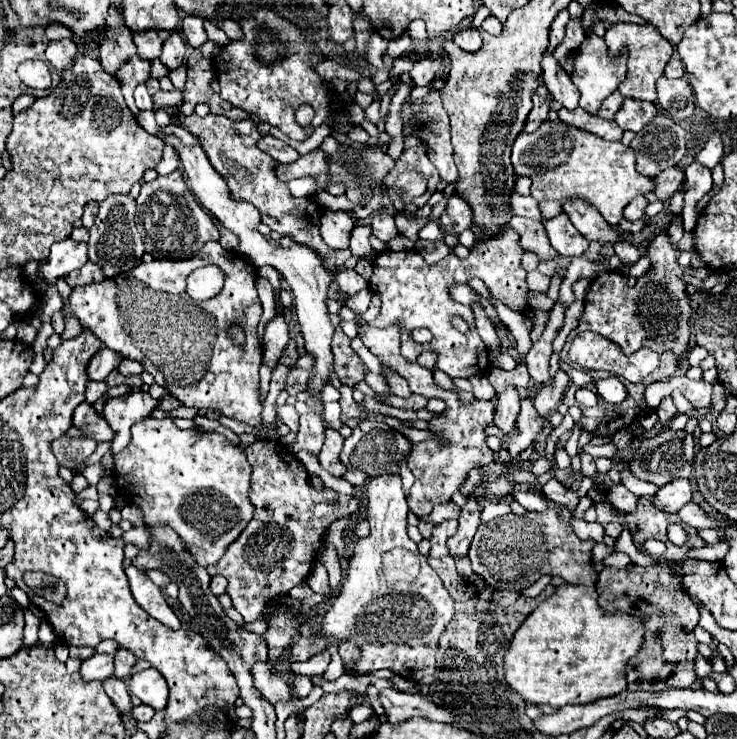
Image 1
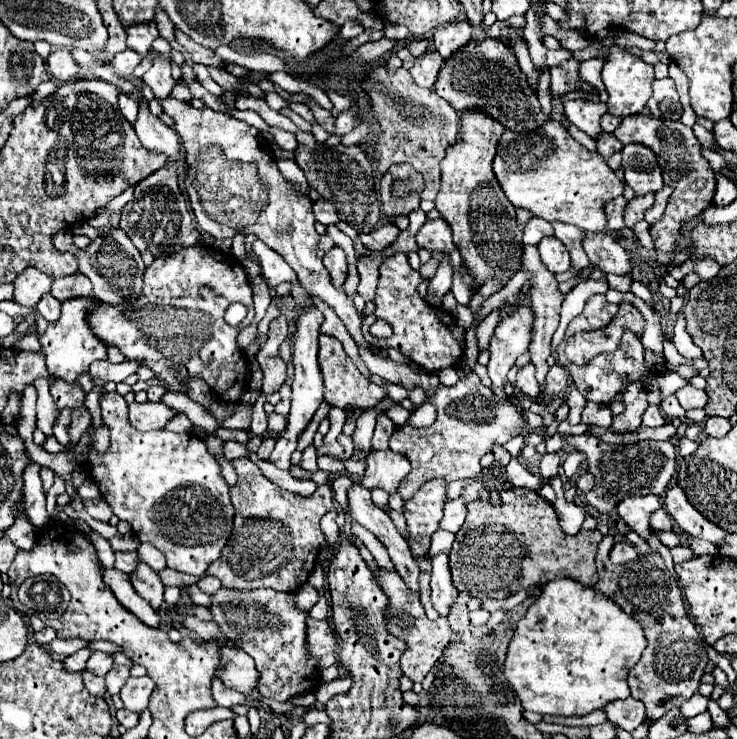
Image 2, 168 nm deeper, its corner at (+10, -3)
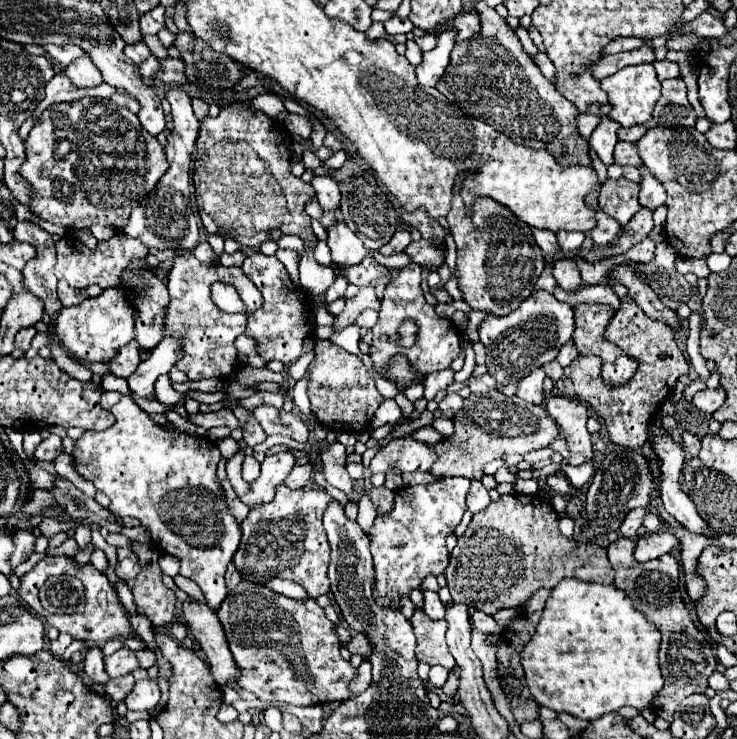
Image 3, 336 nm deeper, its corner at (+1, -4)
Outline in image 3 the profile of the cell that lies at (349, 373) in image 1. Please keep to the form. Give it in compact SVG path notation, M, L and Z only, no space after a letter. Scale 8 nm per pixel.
M320 340L316 344L316 358L310 364L308 398L312 412L324 428L340 432L362 432L374 418L376 408L382 404L382 396L376 390L374 378L356 356L348 354L344 348L332 344L330 340Z

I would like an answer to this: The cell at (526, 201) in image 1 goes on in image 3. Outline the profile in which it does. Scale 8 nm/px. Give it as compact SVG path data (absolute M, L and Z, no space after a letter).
M558 230L558 232L556 232L556 238L558 238L558 244L560 244L562 250L574 250L574 248L580 248L582 242L584 242L584 234L580 234L580 232Z

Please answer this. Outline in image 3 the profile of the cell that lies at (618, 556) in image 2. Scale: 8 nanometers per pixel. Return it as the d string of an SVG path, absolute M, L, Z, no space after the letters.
M654 532L638 538L634 558L638 558L638 562L648 562L670 552L674 546L678 546L676 536L672 536L670 532Z

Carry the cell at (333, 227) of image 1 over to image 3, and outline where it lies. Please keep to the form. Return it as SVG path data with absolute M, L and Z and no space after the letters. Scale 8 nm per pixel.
M316 176L312 180L312 186L316 190L318 204L324 212L336 212L340 208L340 188L338 184L328 176Z

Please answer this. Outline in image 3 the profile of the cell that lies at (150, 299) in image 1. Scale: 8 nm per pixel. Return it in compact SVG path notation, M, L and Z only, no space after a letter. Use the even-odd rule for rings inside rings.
M182 252L182 254L174 256L174 264L172 264L170 272L168 272L168 290L170 290L170 304L166 306L166 316L164 316L164 336L182 336L182 348L180 348L180 350L182 350L182 358L176 362L176 368L182 370L190 380L202 380L202 378L220 378L220 380L224 380L226 376L232 376L234 370L236 370L236 362L238 362L238 350L234 348L234 340L236 340L240 334L244 334L246 322L248 322L248 314L252 314L254 310L258 310L258 308L262 306L262 294L260 294L260 290L250 282L250 278L246 278L246 274L242 274L240 268L236 268L236 266L226 268L226 266L222 266L222 264L204 264L204 262L196 260L196 256L194 256L192 252ZM218 280L220 280L220 282L230 282L230 284L238 290L238 294L240 294L240 298L242 298L242 302L244 302L244 306L246 306L246 310L244 310L242 314L226 314L226 312L222 312L222 310L210 300L210 284L212 284L212 282L218 282Z

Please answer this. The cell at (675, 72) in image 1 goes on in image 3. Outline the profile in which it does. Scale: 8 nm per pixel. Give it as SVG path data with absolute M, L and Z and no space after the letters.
M661 60L654 62L654 68L656 68L656 74L660 80L666 80L666 78L678 78L678 64L674 64L670 60Z

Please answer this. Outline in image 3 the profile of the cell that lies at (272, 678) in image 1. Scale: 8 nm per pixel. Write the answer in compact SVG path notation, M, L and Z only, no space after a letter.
M190 600L188 604L184 604L184 620L190 634L200 644L210 664L214 680L220 686L234 682L240 674L240 668L232 658L232 652L228 648L228 642L216 612L210 610L206 604Z

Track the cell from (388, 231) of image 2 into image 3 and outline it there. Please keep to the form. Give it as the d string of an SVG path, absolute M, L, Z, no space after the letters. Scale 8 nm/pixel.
M400 228L400 230L396 230L396 232L394 232L392 240L380 248L380 252L382 252L382 254L386 254L386 256L390 256L390 254L396 254L396 252L402 252L410 242L412 242L410 232Z

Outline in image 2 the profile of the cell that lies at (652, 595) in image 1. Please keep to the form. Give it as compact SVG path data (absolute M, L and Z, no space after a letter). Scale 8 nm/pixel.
M605 535L597 547L595 563L599 581L595 589L601 591L605 597L613 599L627 615L637 619L645 629L649 645L643 651L641 661L629 671L627 683L631 687L631 697L645 703L647 719L657 721L669 709L679 707L693 693L697 693L709 657L703 637L699 635L695 623L685 611L681 589L677 587L673 573L665 567L661 555L649 553L637 557L631 563L613 565L609 561L609 551L613 545L615 539L611 535Z

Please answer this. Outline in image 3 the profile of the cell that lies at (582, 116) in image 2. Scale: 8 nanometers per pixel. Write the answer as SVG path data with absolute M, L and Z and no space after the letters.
M602 116L600 124L592 132L590 146L596 150L596 154L600 156L600 160L604 164L612 164L612 152L614 152L614 146L618 142L618 138L616 138L616 130L618 128L620 128L618 122L614 122L608 116Z

